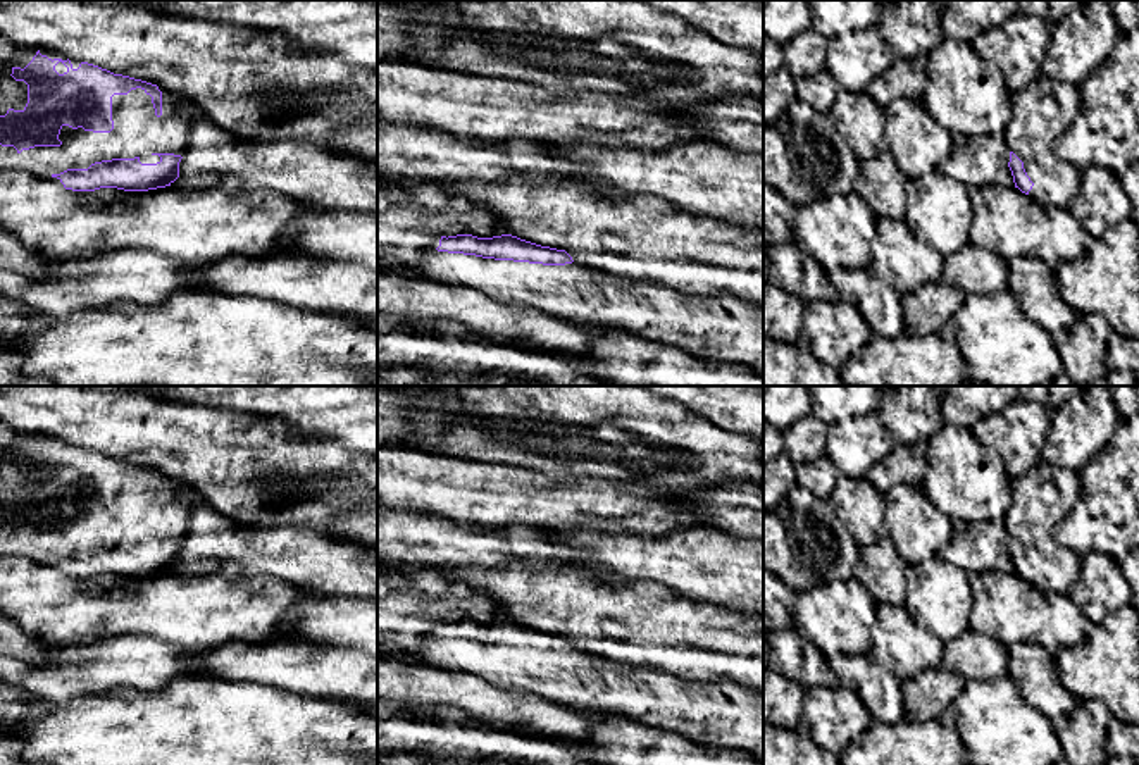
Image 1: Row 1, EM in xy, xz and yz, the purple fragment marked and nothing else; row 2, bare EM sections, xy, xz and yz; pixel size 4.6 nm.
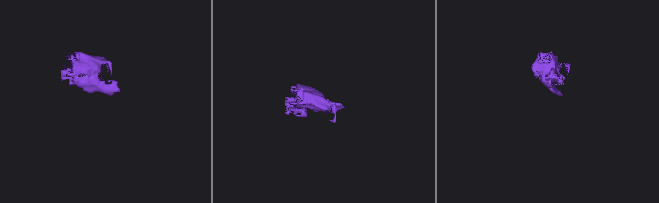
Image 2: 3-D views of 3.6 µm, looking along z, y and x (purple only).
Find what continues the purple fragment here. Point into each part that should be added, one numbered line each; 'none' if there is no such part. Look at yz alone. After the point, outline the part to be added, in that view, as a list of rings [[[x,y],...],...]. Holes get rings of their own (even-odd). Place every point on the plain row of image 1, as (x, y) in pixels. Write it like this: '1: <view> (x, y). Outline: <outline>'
1: yz (1043, 497). Outline: [[[1041,462],[1011,479],[1011,503],[1005,531],[1022,548],[1034,569],[1029,582],[1043,593],[1070,594],[1080,579],[1080,557],[1058,544],[1055,527],[1080,498],[1080,477],[1072,469]]]

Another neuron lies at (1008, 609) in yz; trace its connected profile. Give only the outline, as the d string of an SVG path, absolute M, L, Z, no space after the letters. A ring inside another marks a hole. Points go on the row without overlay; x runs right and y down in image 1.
M1015 572L968 574L970 629L1005 646L1037 643L1051 655L1084 641L1091 624L1070 594L1043 593Z

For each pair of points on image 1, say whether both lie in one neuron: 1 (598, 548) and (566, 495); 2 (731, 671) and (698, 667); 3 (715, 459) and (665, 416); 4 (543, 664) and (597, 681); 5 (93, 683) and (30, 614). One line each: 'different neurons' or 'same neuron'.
1: different neurons
2: same neuron
3: same neuron
4: same neuron
5: different neurons

